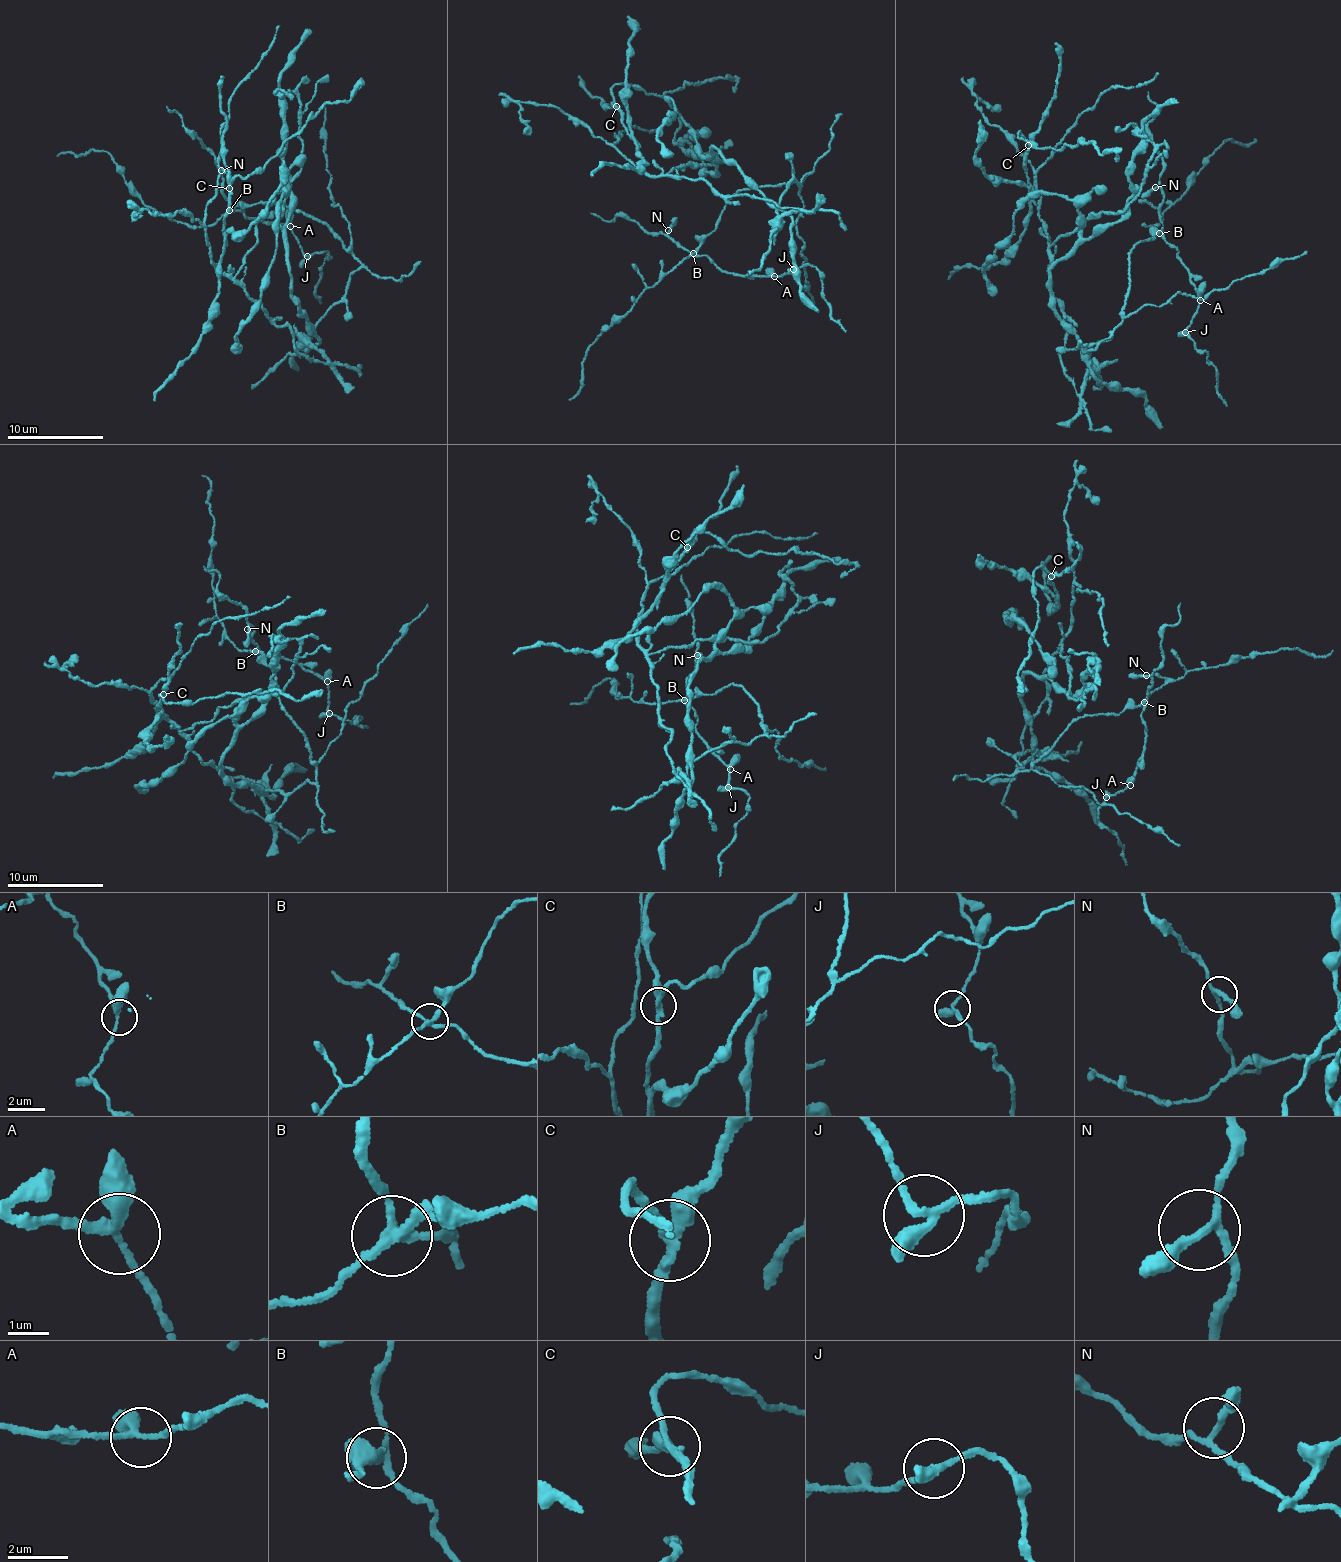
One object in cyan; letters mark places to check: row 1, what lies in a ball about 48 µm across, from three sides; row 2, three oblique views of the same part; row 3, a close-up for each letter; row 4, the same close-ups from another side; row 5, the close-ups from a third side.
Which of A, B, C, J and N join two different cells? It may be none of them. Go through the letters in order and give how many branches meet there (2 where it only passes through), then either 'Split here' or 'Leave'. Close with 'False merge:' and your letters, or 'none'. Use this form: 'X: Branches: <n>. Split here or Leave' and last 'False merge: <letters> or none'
A: Branches: 3. Leave
B: Branches: 4. Split here
C: Branches: 3. Split here
J: Branches: 3. Leave
N: Branches: 3. Leave
False merge: B, C

